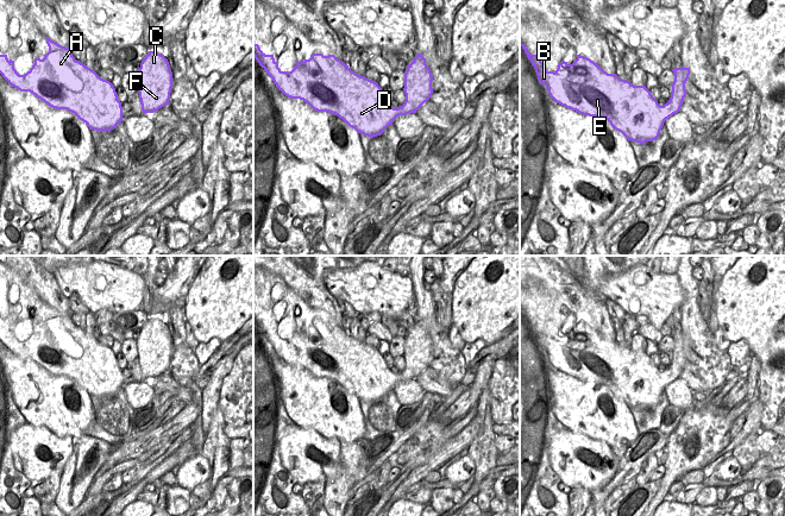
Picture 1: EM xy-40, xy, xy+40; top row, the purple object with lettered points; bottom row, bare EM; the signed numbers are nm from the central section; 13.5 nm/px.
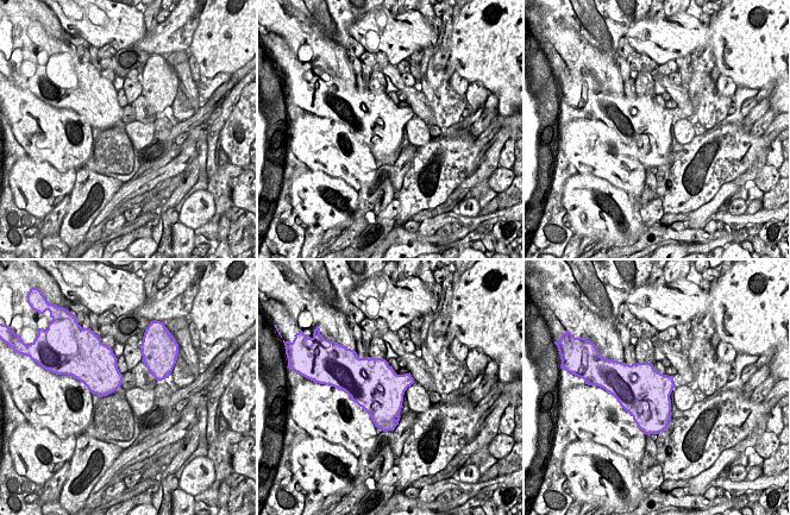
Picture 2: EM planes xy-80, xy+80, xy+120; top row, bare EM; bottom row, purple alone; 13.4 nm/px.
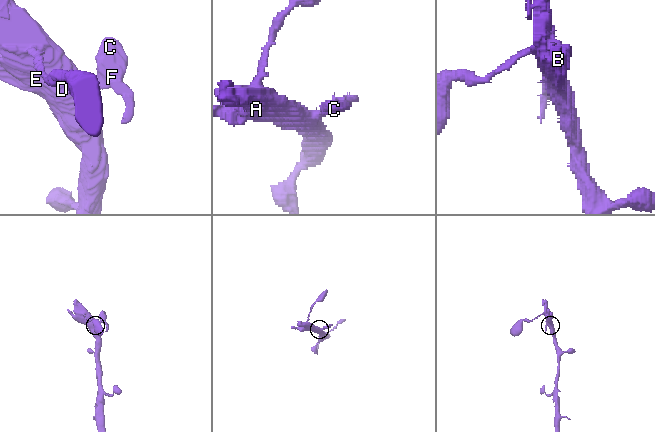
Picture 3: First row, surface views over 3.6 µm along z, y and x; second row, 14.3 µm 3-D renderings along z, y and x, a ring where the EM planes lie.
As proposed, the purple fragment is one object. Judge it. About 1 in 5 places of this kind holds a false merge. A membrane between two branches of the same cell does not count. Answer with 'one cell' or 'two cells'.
one cell

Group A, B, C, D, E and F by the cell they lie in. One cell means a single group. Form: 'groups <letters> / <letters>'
groups A B C D E F

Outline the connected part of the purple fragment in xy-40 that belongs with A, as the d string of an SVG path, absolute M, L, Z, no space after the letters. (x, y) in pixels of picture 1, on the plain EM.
M46 303L49 319L44 325L34 325L34 331L25 340L19 341L14 335L14 327L7 321L0 321L0 340L14 354L20 358L30 358L38 365L56 376L67 376L87 390L89 396L100 398L111 397L123 388L123 373L113 351L101 345L93 335L71 320L71 314L65 314Z

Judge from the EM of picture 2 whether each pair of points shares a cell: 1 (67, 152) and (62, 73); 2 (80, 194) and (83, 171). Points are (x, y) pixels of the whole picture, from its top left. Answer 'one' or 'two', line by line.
1: two
2: one

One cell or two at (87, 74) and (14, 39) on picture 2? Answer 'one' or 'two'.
one

